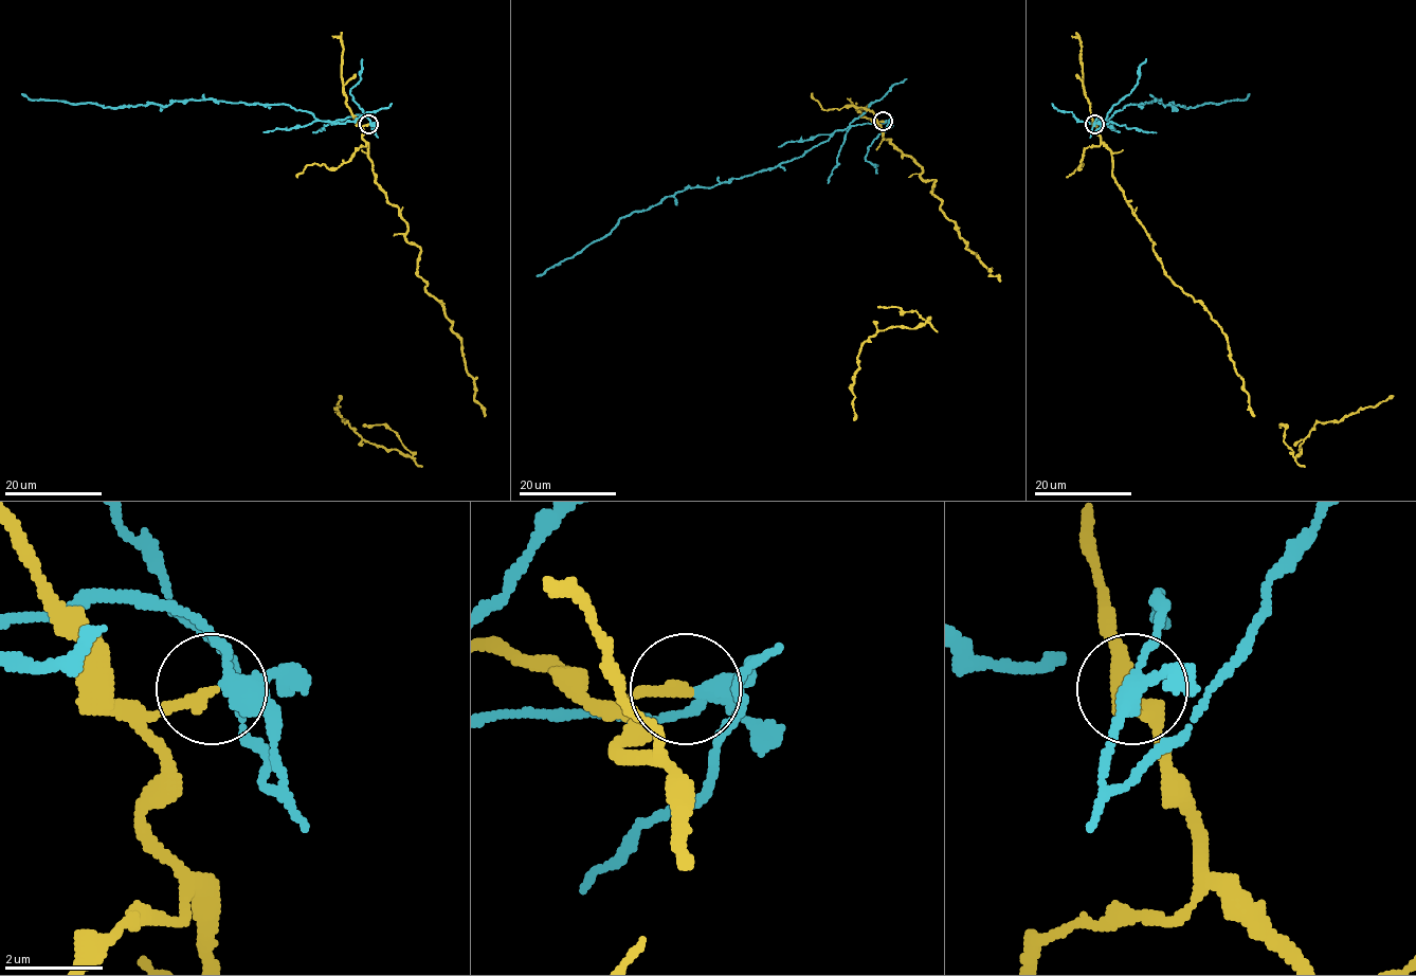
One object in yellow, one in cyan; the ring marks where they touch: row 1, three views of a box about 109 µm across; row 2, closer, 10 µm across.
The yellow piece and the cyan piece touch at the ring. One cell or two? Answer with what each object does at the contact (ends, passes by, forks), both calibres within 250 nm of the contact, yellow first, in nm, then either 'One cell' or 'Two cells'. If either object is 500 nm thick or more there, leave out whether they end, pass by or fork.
At the ring yellow ends. At the ring cyan forks. Thickness 240 nm (yellow) against 280 nm. Two cells

